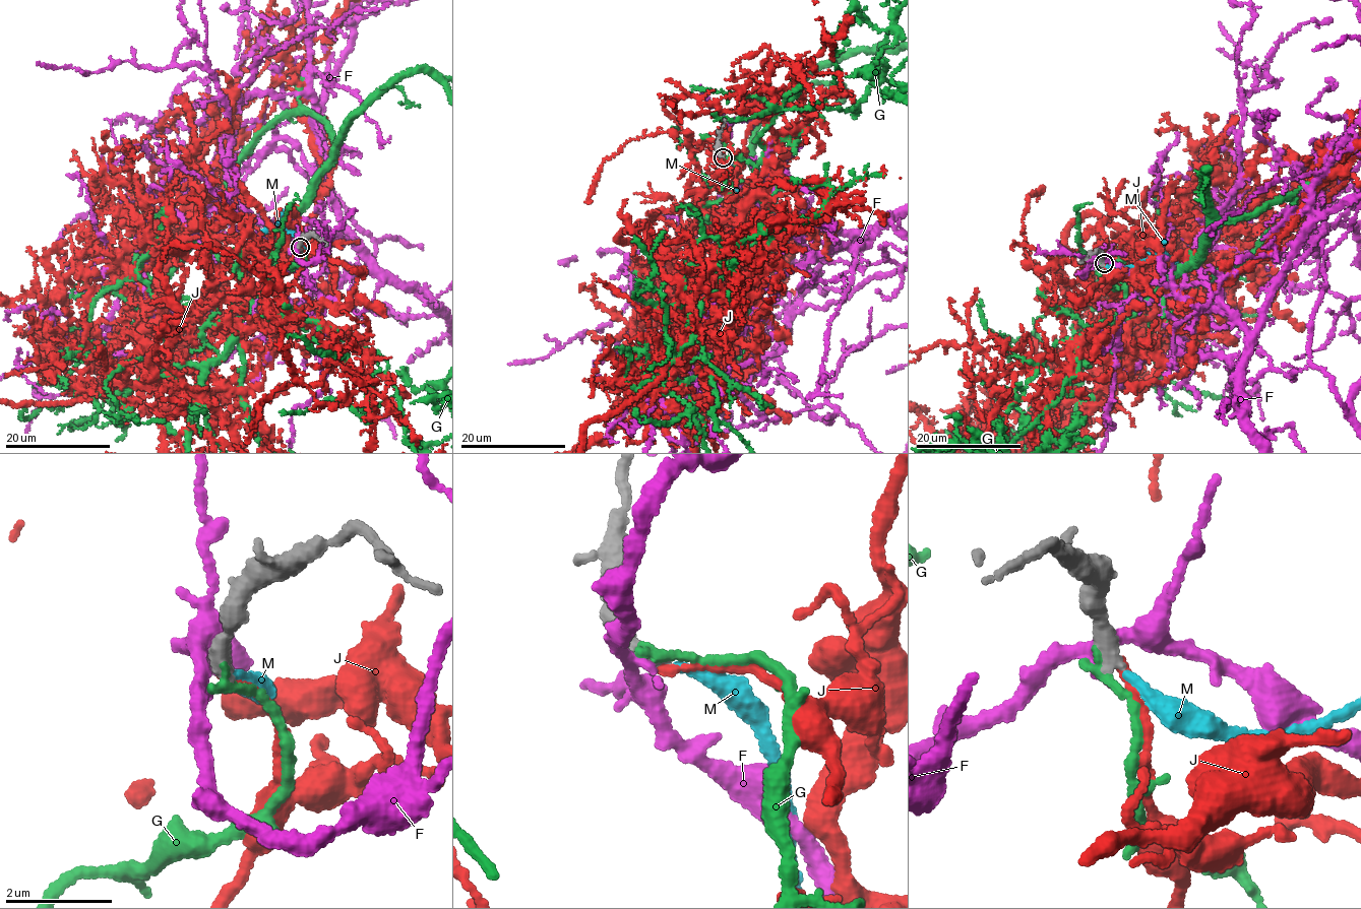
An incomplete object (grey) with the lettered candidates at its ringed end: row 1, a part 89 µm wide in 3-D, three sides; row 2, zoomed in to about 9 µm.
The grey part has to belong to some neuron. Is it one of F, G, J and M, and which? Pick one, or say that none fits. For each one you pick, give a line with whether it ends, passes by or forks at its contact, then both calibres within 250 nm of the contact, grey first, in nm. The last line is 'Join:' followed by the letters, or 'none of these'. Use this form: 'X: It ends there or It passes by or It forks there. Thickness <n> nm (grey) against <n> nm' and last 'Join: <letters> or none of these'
M: It ends there. Thickness 320 nm (grey) against 220 nm
Join: M

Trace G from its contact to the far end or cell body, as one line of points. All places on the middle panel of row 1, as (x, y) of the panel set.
G: (722, 156), (754, 224), (749, 158), (768, 100), (823, 82), (840, 99)

